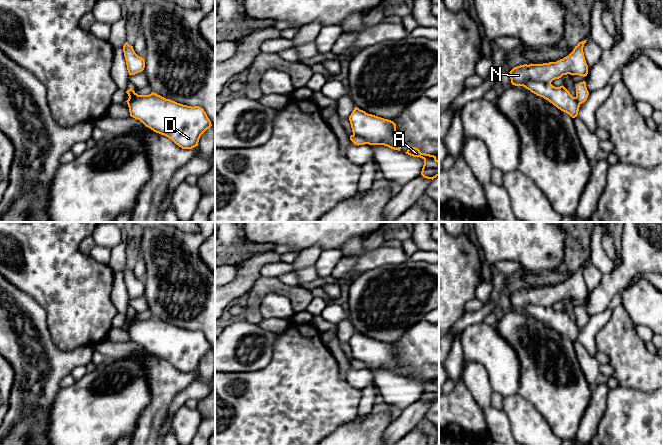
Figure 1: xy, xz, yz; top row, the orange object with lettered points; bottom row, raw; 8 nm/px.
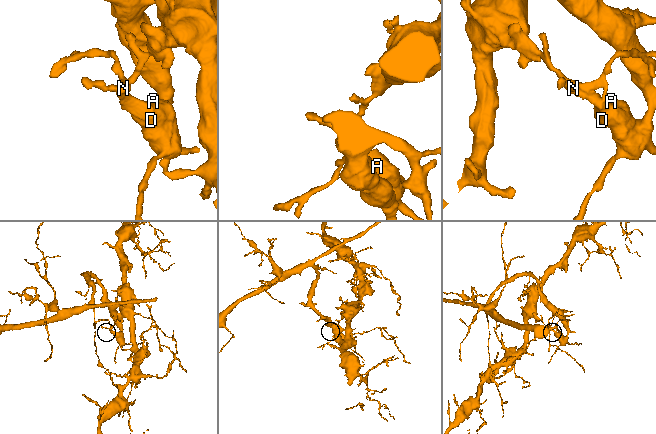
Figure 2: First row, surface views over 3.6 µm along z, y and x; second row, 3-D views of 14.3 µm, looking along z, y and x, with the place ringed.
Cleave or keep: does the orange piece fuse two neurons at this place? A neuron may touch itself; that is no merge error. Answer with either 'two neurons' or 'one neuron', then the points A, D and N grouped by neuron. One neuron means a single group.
two neurons; A D / N

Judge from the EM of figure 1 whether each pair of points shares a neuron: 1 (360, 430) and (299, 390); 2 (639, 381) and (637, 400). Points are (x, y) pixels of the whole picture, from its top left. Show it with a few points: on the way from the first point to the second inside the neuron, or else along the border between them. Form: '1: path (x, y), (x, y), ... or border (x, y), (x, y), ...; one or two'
1: border (356, 416), (341, 423), (328, 434); two
2: border (618, 385), (652, 392); two

